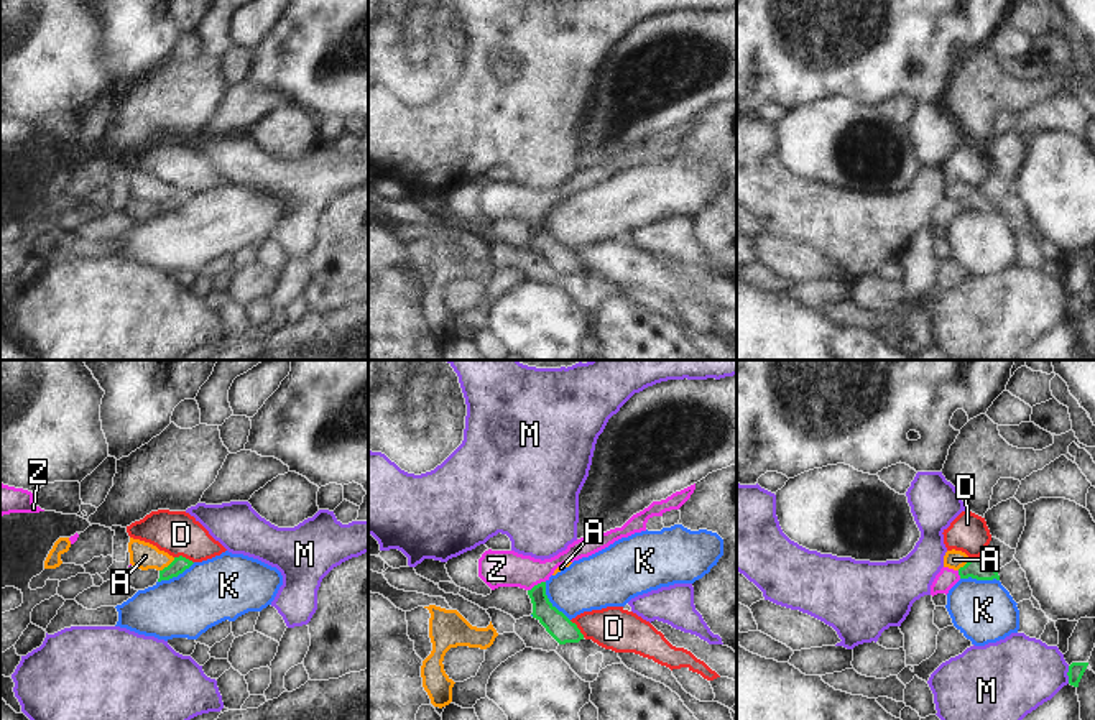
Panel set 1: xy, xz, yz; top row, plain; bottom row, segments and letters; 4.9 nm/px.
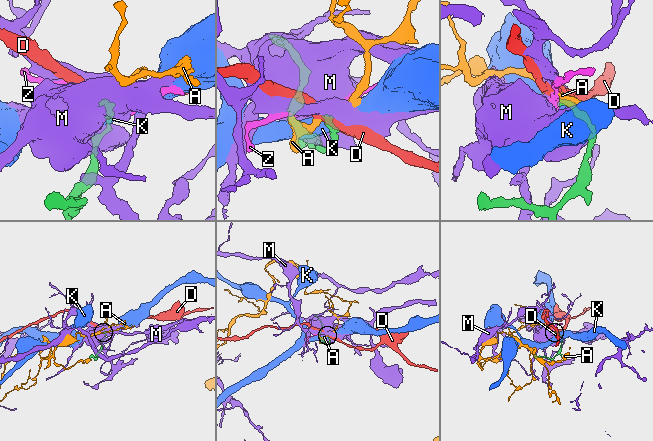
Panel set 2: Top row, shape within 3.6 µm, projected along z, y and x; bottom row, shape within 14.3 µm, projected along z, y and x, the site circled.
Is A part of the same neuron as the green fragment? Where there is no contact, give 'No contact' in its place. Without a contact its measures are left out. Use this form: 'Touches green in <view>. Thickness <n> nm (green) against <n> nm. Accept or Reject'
Touches green in xy. Thickness 80 nm (green) against 130 nm. Reject

